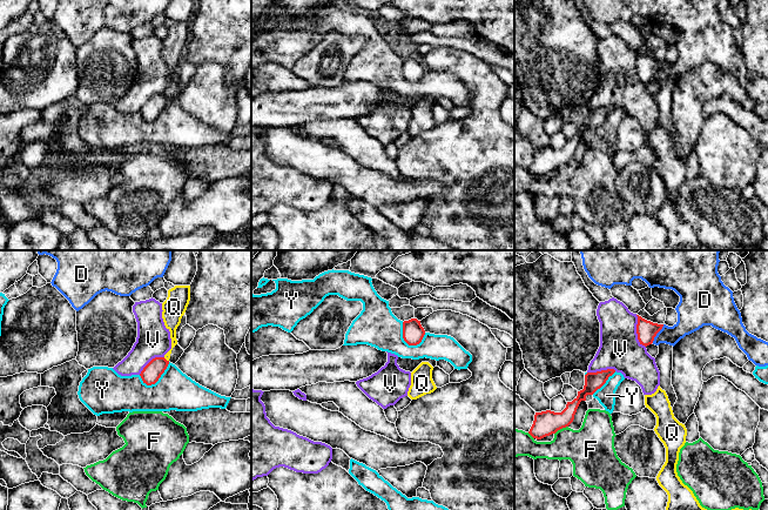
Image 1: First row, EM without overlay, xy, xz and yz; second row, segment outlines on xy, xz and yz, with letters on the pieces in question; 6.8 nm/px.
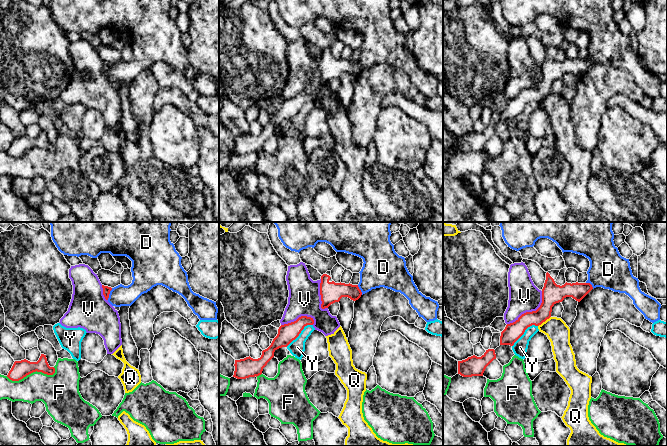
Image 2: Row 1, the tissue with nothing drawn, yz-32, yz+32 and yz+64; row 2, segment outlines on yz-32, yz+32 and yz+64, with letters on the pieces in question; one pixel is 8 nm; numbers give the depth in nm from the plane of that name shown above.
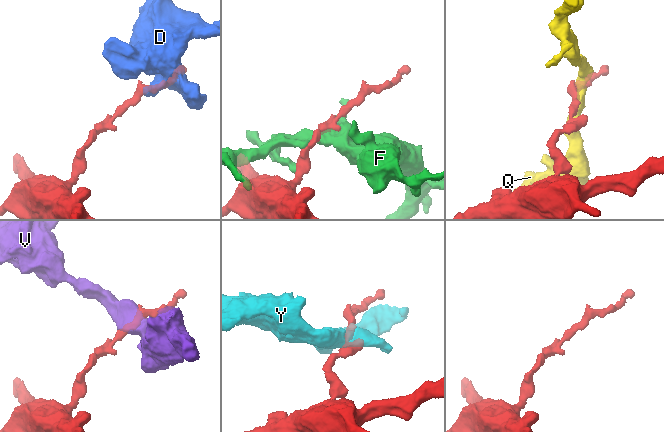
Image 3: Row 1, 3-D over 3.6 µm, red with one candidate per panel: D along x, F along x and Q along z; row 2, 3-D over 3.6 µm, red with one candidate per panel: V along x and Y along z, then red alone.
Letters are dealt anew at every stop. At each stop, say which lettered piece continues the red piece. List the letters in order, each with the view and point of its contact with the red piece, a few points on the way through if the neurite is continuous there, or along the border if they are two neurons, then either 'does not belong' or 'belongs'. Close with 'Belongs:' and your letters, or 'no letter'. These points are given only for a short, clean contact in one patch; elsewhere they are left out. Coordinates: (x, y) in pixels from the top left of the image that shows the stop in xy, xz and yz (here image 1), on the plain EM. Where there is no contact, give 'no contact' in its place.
D: yz (657, 69) | along yz (664, 61), (652, 79) | does not belong
F: yz (560, 165) | does not belong
Q: xy (164, 95) | along xy (163, 94), (168, 98) | does not belong
V: yz (637, 68) | does not belong
Y: xz (403, 74) | along xz (402, 59), (402, 74), (409, 81), (418, 81) | does not belong
Belongs: no letter

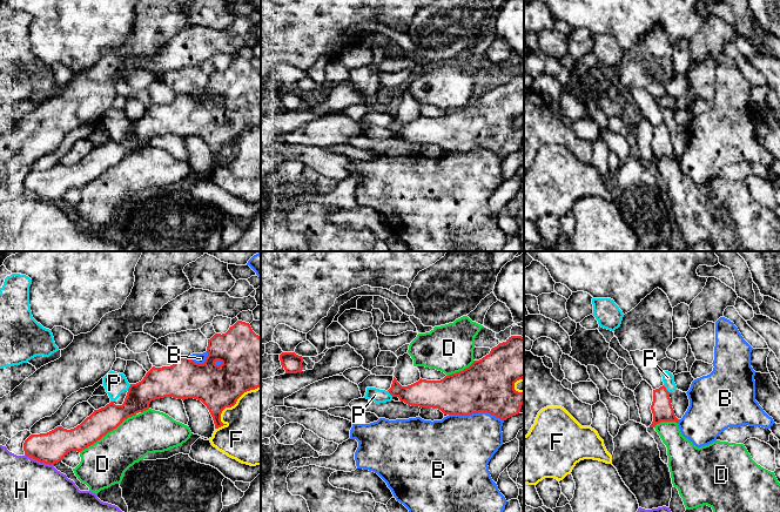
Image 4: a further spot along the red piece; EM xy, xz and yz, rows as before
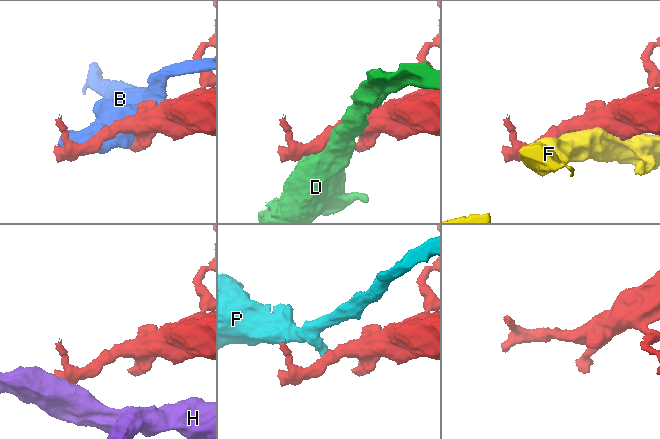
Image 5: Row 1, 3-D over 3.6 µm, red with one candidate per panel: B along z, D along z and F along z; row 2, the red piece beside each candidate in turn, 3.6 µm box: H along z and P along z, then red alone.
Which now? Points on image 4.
B: xz (476, 149) | does not belong
D: xy (107, 169) | does not belong
F: xy (230, 143) | does not belong
H: xy (39, 197) | along xy (25, 190), (53, 202) | does not belong
P: yz (665, 126) | along yz (663, 122), (668, 129) | does not belong
Belongs: no letter

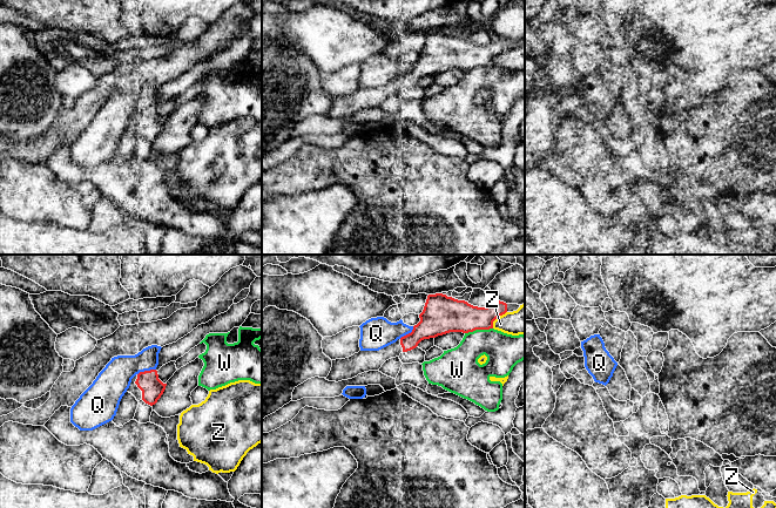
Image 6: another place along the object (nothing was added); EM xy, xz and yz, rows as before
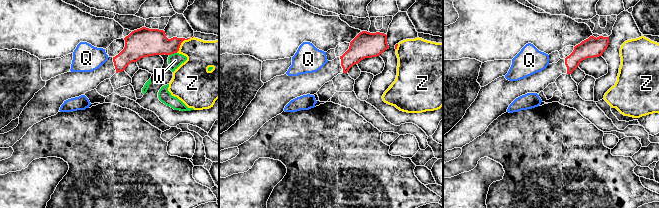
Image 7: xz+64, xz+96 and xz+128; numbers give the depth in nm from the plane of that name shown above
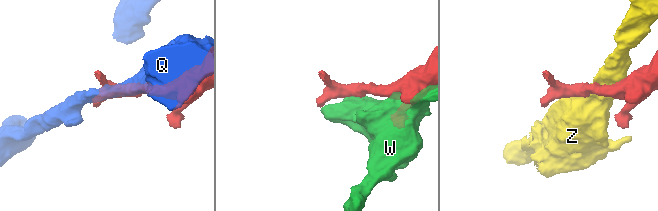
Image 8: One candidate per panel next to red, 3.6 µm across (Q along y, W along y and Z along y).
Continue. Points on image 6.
Q: xy (146, 108) | does not belong
W: xz (478, 66) | does not belong
Z: xz (497, 54) | does not belong
Belongs: no letter

